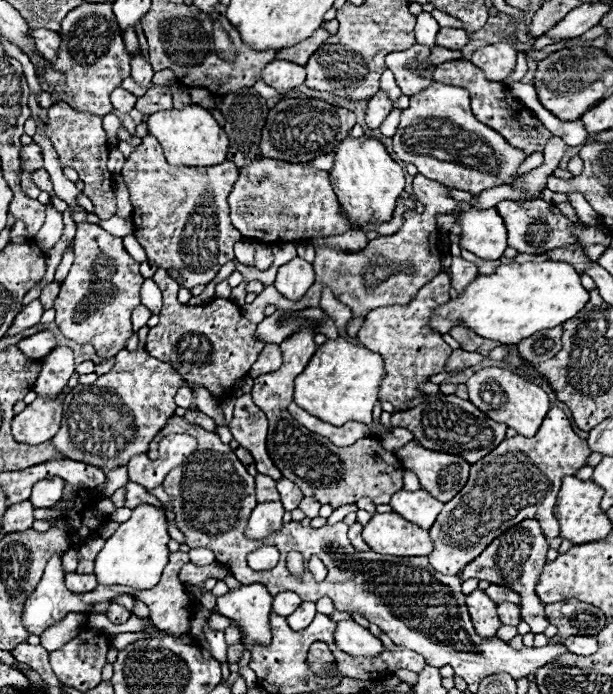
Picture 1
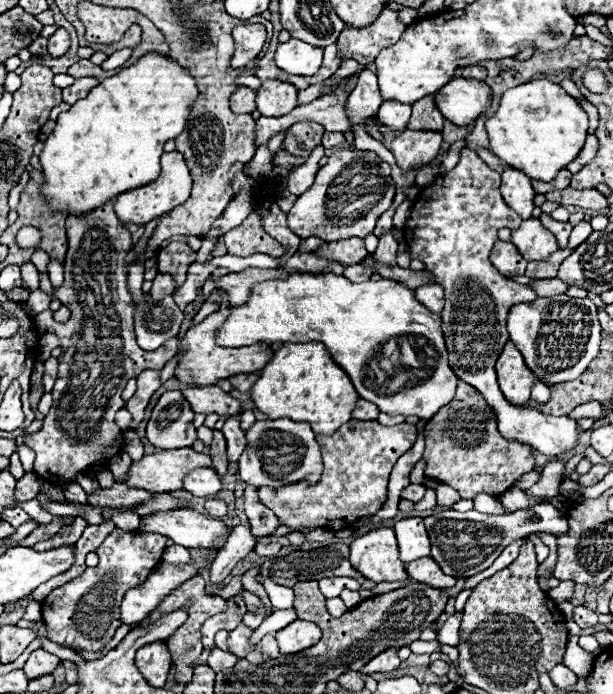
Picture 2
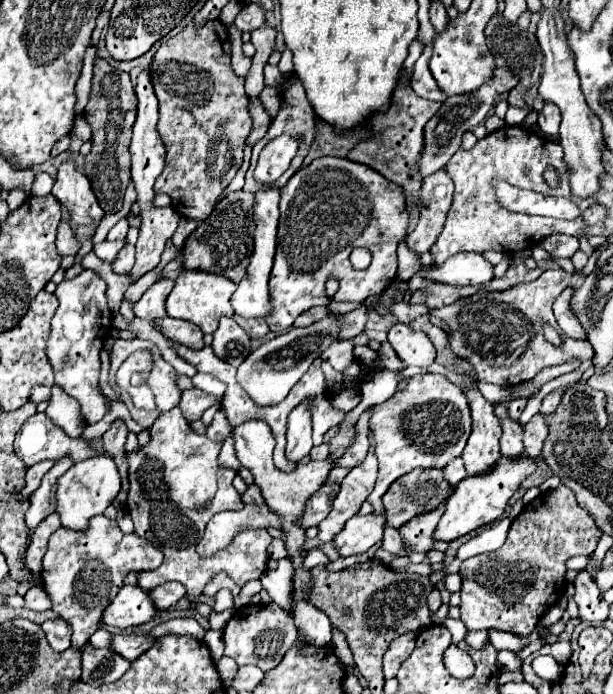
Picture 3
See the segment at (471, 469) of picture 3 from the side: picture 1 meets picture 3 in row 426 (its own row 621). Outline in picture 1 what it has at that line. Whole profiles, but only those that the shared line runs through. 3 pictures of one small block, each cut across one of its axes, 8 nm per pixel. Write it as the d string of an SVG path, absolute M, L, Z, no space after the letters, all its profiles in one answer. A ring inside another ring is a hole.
M474 590L466 596L466 606L470 610L476 634L480 634L482 638L496 636L498 628L502 626L496 612L496 604L482 590Z

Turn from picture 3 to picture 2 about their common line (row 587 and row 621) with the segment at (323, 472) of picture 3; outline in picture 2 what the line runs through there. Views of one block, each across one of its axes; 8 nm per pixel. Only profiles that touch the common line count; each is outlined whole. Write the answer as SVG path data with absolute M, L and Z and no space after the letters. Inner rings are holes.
M296 620L284 630L278 630L274 636L282 654L296 654L300 650L306 650L308 646L314 646L322 638L322 632L314 622Z

